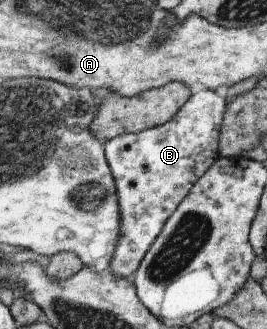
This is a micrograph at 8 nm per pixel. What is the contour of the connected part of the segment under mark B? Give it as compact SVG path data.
M206 89L191 94L170 121L140 133L122 134L103 142L121 213L120 237L110 259L109 272L114 277L133 277L166 221L190 193L194 183L220 157L218 140L225 105L224 98Z

